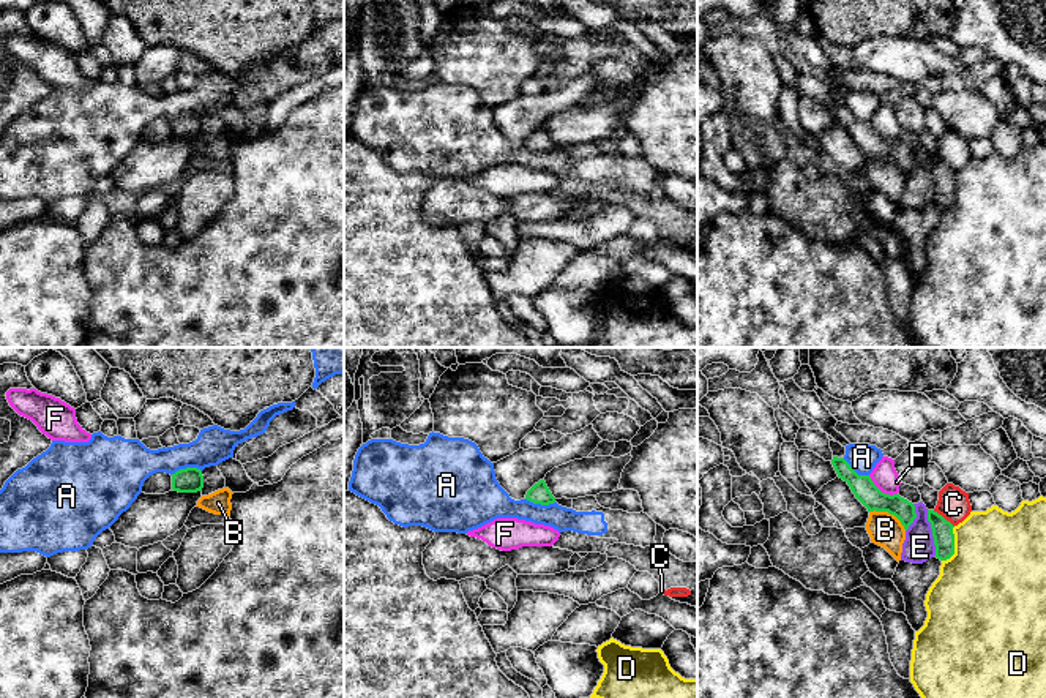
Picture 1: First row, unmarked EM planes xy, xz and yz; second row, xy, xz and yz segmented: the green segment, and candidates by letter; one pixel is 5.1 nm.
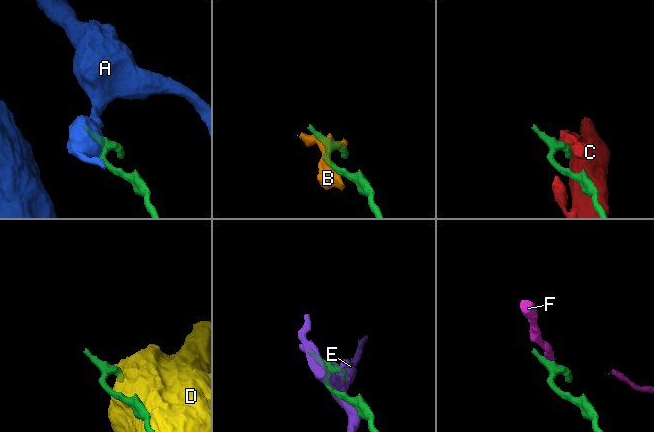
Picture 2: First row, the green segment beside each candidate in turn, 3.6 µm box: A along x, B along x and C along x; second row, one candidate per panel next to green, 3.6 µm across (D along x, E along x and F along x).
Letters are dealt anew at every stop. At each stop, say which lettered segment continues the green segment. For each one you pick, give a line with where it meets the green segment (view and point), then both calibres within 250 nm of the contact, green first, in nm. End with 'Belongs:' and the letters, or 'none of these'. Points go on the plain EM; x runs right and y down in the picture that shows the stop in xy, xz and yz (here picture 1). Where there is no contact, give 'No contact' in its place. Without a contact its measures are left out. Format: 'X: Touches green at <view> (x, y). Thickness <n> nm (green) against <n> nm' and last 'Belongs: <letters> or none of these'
Belongs: none of these

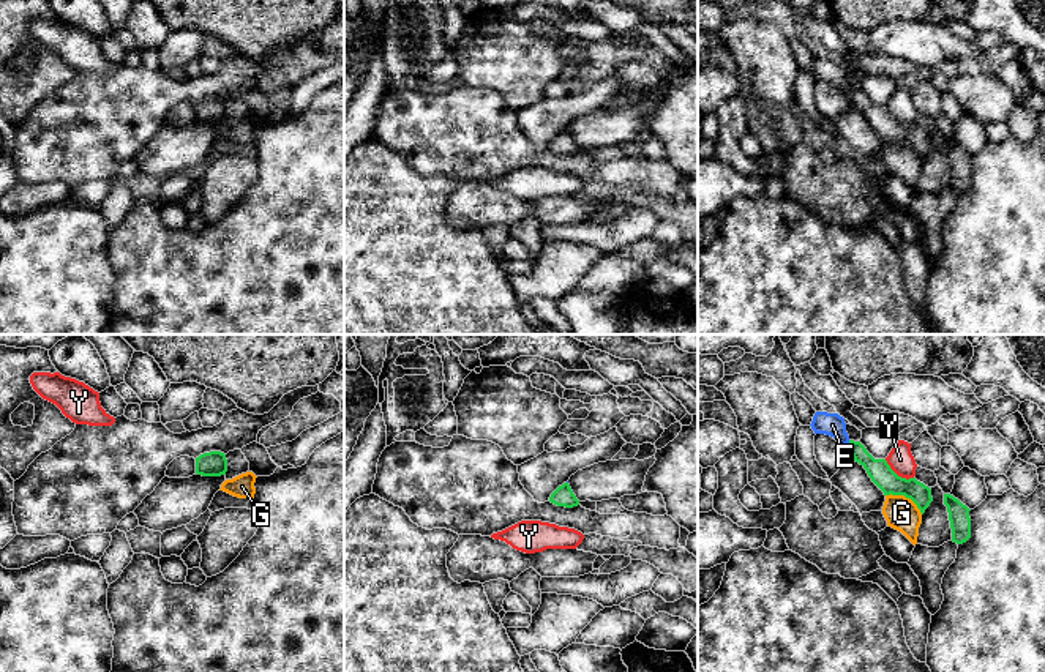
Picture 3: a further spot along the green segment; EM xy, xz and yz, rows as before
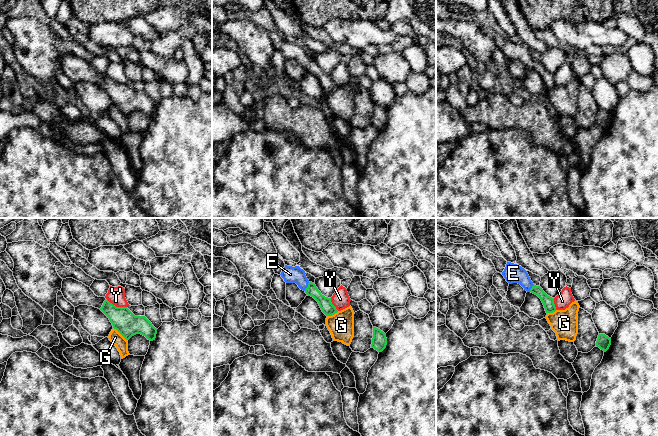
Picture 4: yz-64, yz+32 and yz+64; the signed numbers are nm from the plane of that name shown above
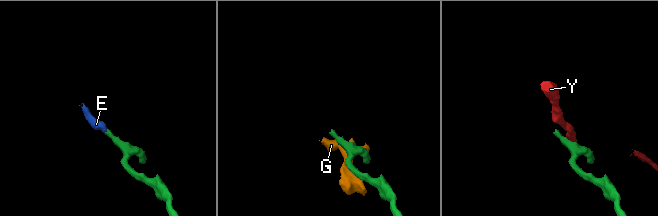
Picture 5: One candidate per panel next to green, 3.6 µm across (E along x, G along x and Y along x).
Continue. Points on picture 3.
E: Touches green at yz (850, 89). Thickness 120 nm (green) against 120 nm
Belongs: E

